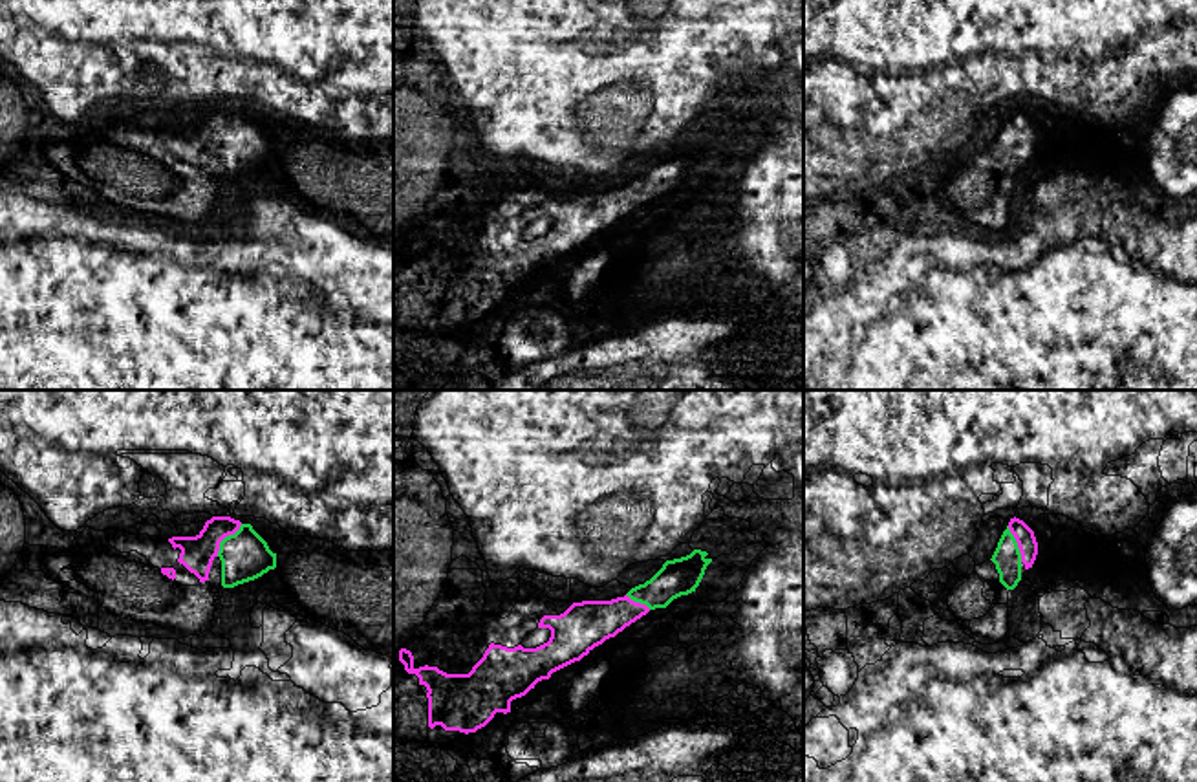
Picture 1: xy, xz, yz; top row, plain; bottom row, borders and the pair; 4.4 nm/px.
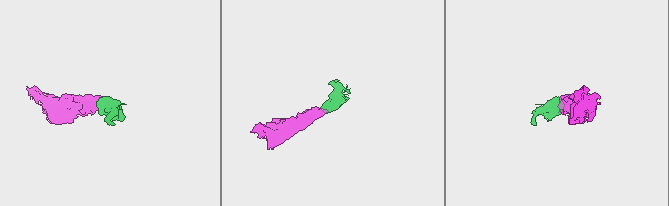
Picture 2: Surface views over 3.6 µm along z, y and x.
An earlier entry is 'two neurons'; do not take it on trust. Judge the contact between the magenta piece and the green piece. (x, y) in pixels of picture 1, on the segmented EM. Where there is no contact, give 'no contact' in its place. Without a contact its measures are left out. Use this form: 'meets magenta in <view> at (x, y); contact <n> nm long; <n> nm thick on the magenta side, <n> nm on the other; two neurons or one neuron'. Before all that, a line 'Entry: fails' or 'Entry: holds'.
Entry: fails
meets magenta in xy at (224, 537); contact 180 nm long; 150 nm thick on the magenta side, 220 nm on the other; one neuron

